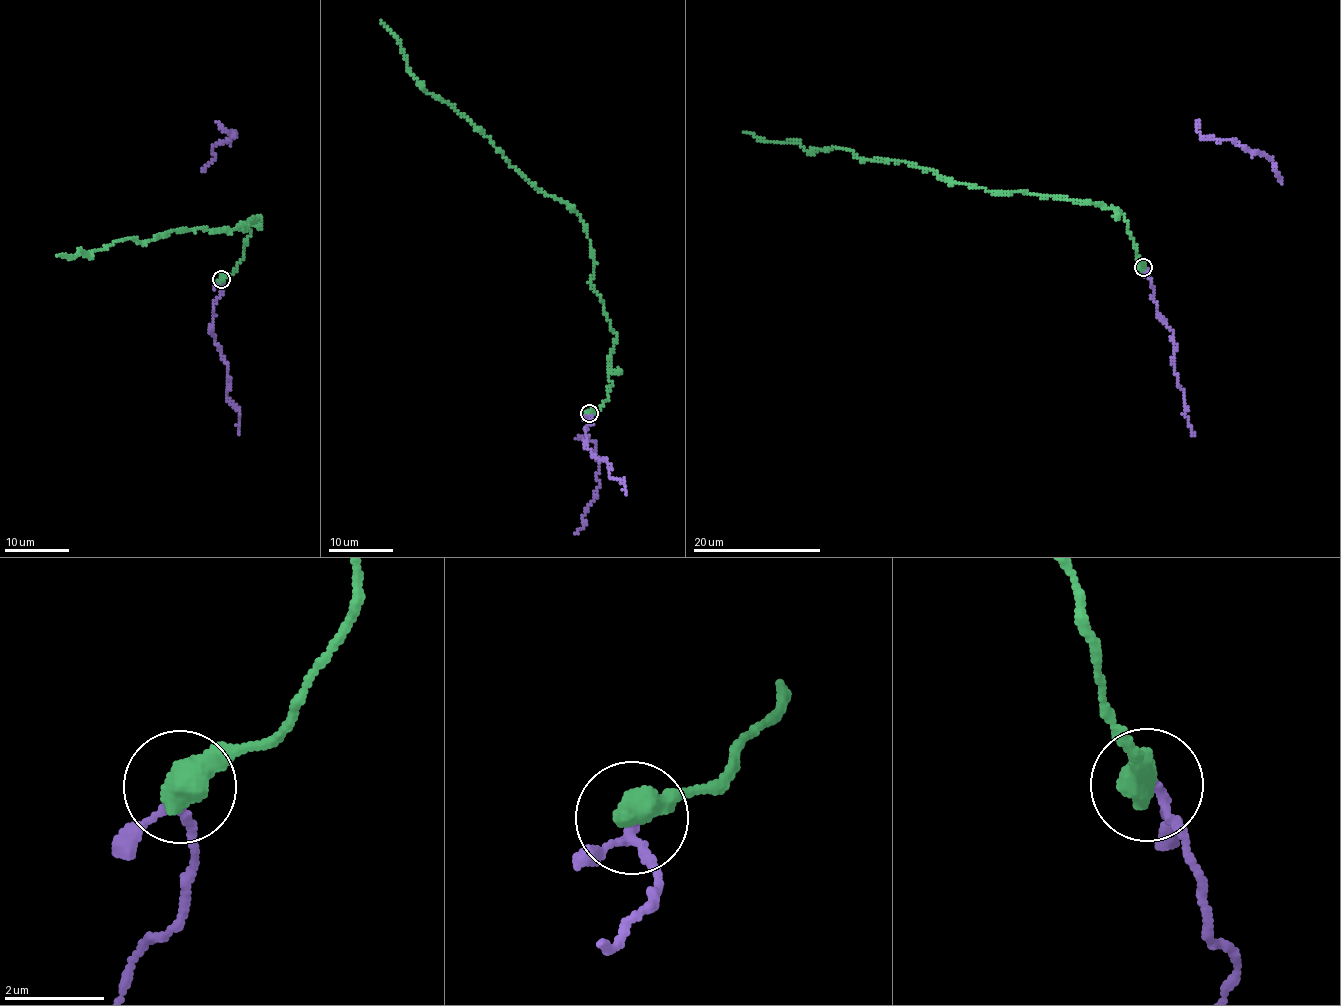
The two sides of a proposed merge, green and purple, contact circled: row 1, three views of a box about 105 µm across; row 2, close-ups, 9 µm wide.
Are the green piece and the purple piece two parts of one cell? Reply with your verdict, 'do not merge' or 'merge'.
merge

